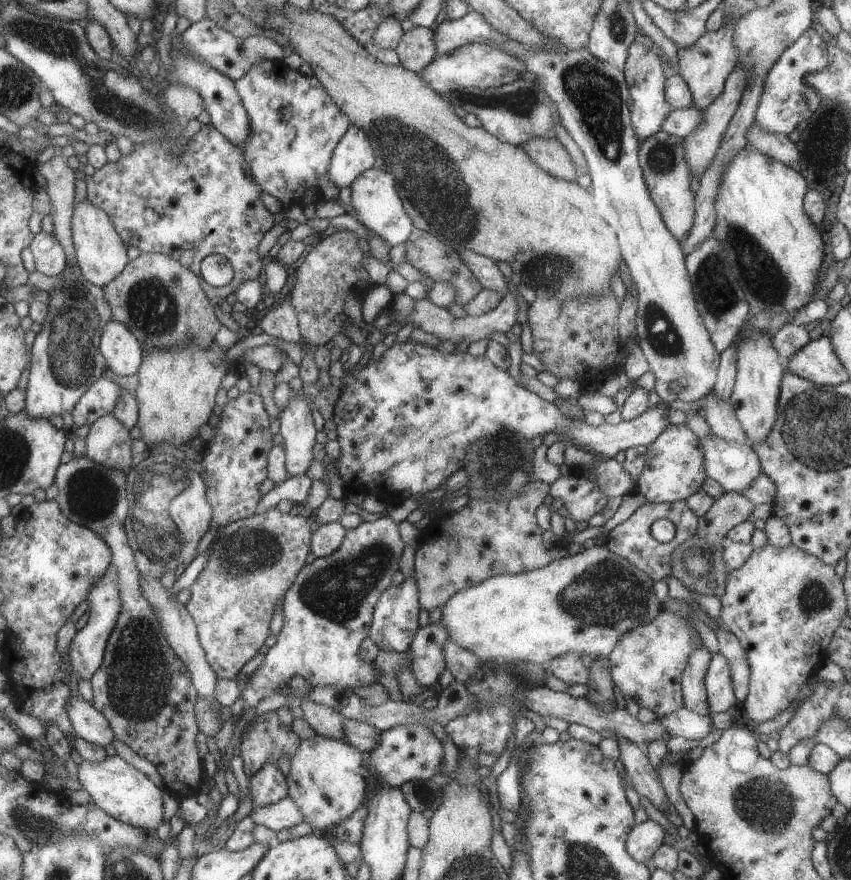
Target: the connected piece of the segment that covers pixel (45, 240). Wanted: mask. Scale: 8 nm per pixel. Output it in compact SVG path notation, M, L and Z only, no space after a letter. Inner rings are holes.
M41 231L34 235L30 250L34 254L36 271L53 277L64 273L67 270L67 258L64 248L54 238L53 234L46 234Z

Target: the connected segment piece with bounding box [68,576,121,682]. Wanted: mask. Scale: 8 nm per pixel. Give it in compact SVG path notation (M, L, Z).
M100 578L100 582L96 582L96 586L92 586L88 596L89 616L86 626L76 632L72 642L70 642L70 650L68 656L70 659L71 670L76 672L78 682L81 680L90 680L96 670L99 670L103 664L103 657L108 643L108 638L116 626L116 618L120 614L120 596L116 578Z

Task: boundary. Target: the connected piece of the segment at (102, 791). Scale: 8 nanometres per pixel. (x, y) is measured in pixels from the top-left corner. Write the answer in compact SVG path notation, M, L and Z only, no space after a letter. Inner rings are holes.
M118 754L107 756L98 763L83 760L78 766L76 779L82 782L84 790L92 797L92 803L110 814L115 820L140 828L147 833L154 833L159 825L166 822L162 791L146 774L136 770Z

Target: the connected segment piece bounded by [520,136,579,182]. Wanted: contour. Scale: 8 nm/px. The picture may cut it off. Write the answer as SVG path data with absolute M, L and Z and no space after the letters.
M536 136L530 142L524 142L520 146L532 161L554 178L575 182L579 173L573 159L566 151L566 148L556 139L556 137L546 138Z

